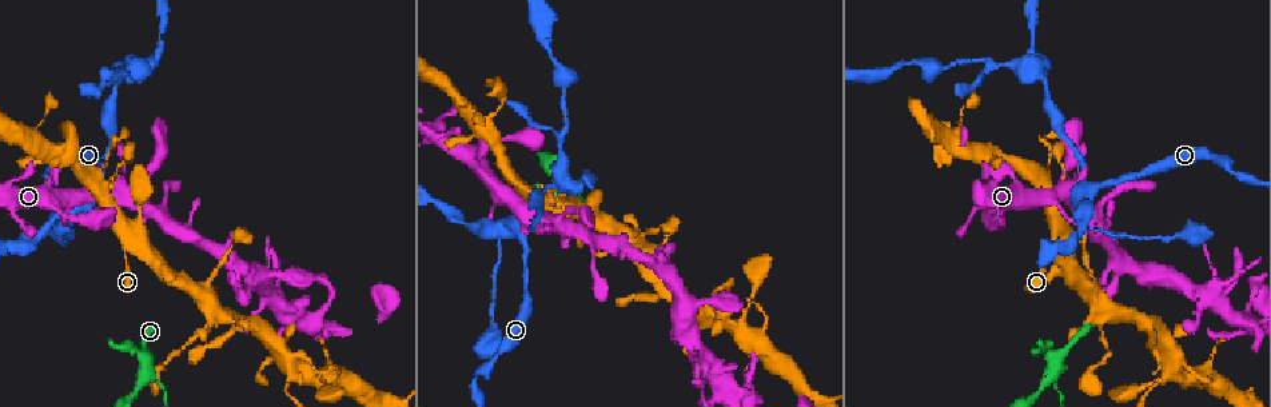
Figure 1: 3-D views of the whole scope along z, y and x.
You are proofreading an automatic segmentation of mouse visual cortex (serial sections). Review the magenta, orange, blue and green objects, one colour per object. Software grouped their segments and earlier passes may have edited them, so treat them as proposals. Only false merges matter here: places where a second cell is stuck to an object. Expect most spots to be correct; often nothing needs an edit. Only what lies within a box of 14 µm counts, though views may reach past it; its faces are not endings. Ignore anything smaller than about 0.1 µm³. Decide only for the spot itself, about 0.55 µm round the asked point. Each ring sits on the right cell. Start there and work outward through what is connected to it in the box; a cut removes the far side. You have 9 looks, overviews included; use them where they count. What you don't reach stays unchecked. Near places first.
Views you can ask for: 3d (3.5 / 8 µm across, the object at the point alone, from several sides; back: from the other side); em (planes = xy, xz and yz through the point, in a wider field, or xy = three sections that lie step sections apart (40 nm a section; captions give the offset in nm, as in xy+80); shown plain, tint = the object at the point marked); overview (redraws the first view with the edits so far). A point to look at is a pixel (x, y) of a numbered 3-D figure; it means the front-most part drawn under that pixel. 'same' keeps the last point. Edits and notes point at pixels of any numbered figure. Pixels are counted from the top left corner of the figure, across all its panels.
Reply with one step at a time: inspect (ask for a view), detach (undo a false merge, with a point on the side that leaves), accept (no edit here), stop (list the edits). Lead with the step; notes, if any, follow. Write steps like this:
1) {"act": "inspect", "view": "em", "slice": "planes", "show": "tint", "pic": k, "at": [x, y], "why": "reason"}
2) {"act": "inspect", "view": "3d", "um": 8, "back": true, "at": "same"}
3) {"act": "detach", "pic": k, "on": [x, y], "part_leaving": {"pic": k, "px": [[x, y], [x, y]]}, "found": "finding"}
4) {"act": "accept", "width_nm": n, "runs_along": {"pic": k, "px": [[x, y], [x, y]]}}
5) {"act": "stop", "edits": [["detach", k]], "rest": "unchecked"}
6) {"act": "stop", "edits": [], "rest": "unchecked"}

{"act": "inspect", "view": "3d", "um": 3.5, "pic": 1, "at": [124, 244], "why": "sharp bend"}

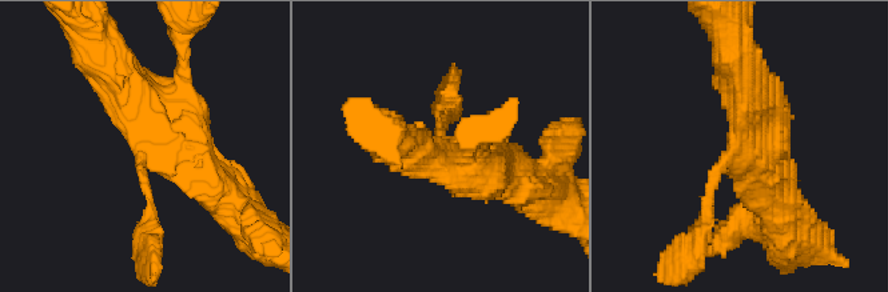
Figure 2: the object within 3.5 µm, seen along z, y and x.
{"act": "inspect", "view": "em", "slice": "xy", "step": 3, "show": "tint", "pic": 2, "at": [151, 151], "why": "now the EM"}

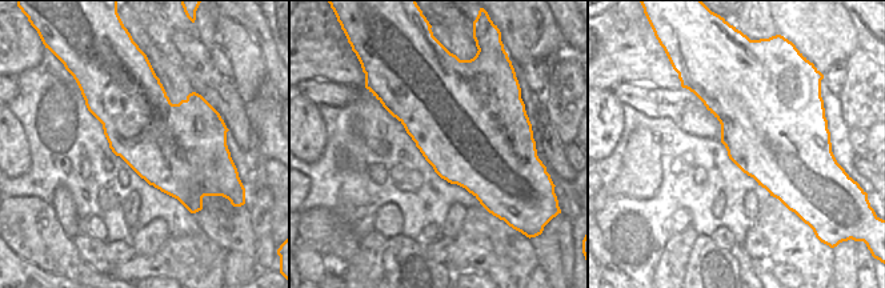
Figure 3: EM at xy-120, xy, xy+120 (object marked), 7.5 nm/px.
{"act": "inspect", "view": "em", "slice": "planes", "show": "tint", "at": "same"}

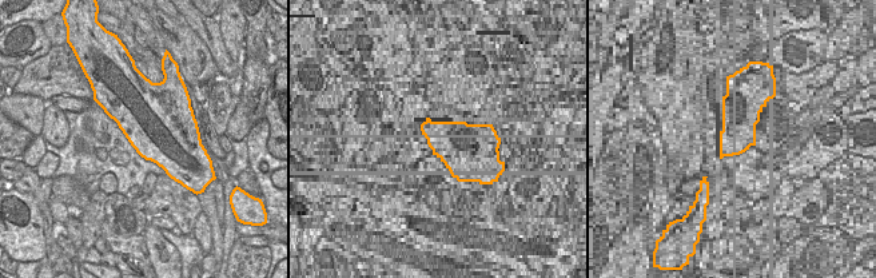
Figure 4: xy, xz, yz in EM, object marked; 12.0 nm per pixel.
{"act": "accept", "runs_along": {"pic": 2, "px": [[449, 110], [439, 136], [518, 178]]}, "found": "continuous, no second cell"}

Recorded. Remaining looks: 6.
{"act": "inspect", "view": "3d", "um": 3.5, "back": true, "pic": 1, "at": [1083, 209], "why": "branch point"}

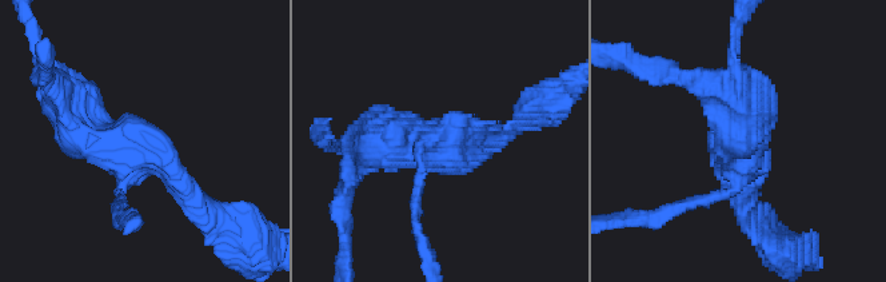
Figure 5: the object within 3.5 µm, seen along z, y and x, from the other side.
{"act": "inspect", "view": "em", "slice": "xy", "step": 2, "show": "tint", "pic": 5, "at": [445, 143]}

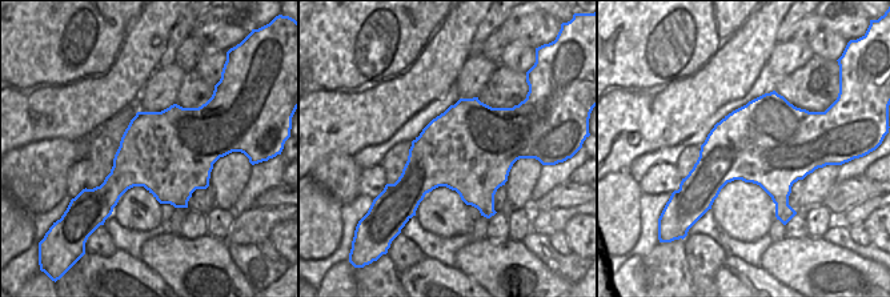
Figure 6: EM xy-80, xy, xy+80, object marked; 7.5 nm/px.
{"act": "accept", "runs_along": {"pic": 5, "px": [[58, 83], [198, 202]]}, "found": "continuous, no second cell"}

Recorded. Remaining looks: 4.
{"act": "inspect", "view": "3d", "um": 8, "pic": 1, "at": [1036, 69], "why": "two arms in line, one across"}

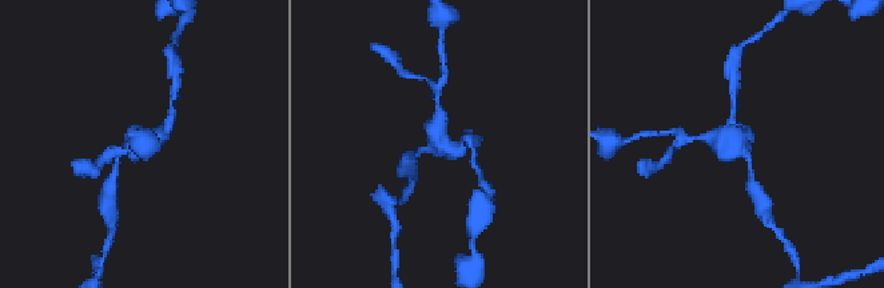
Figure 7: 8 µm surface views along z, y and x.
{"act": "inspect", "view": "em", "slice": "xy", "step": 2, "show": "tint", "pic": 7, "at": [737, 146]}

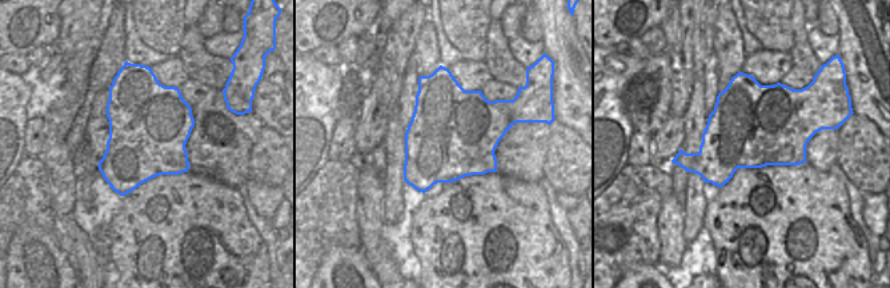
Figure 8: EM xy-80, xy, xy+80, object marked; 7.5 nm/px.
{"act": "accept", "runs_along": {"pic": 7, "px": [[751, 167], [728, 138], [700, 138]]}, "found": "all the same cell"}

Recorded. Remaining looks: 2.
{"act": "stop", "edits": [], "rest": "unchecked"}

